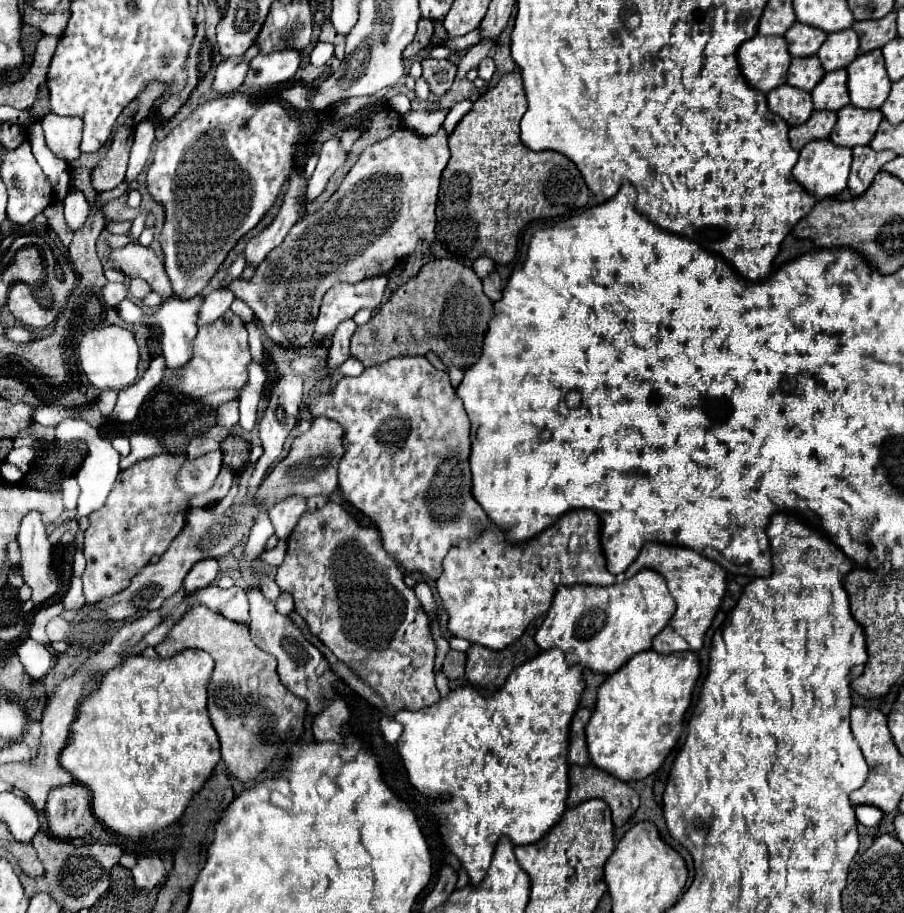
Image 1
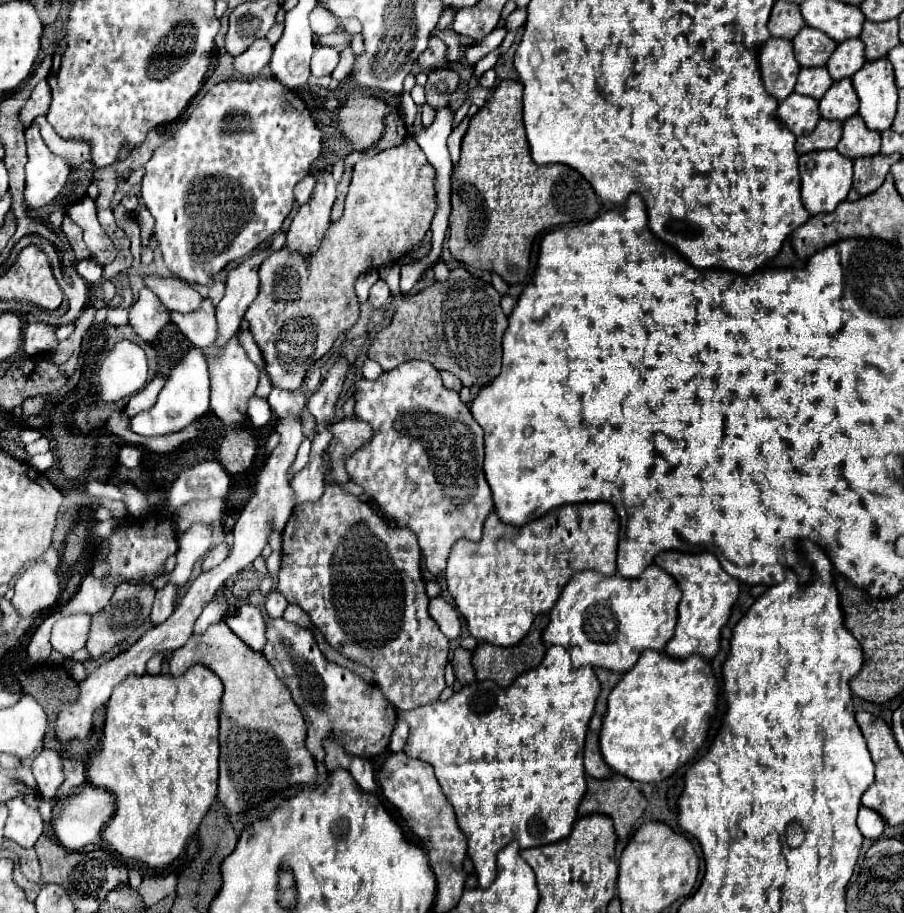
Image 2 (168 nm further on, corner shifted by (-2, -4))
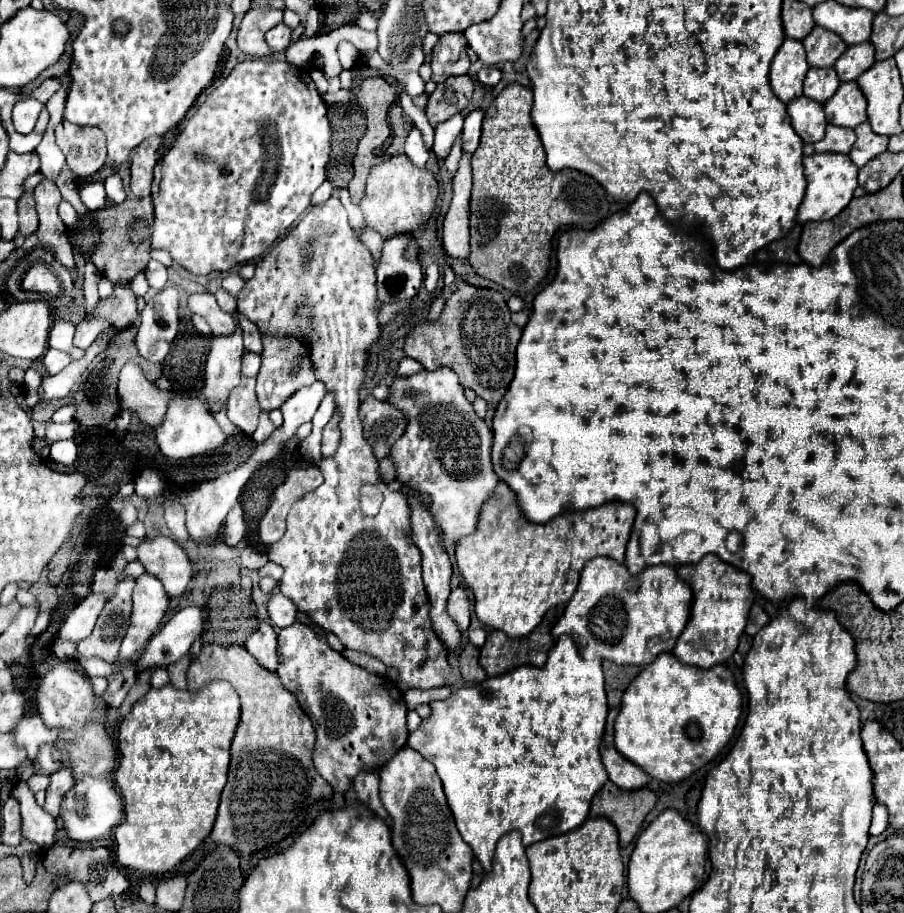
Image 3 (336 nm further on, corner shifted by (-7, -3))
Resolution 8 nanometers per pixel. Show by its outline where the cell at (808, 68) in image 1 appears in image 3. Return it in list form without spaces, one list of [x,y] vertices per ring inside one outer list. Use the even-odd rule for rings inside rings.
[[[812,67],[806,73],[804,95],[818,101],[818,103],[824,103],[826,99],[830,99],[838,87],[840,87],[840,79],[838,79],[834,67],[828,67],[828,69]]]

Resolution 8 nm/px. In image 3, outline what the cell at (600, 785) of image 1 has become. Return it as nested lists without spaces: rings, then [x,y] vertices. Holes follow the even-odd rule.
[[[606,781],[592,799],[590,815],[608,817],[620,833],[620,845],[626,847],[636,837],[642,821],[654,809],[654,805],[656,795],[650,789],[642,787],[634,791],[624,791],[612,781]]]

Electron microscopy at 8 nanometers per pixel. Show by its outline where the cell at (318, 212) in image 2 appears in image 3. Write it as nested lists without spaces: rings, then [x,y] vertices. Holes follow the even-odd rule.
[[[336,195],[308,209],[304,219],[290,229],[290,233],[256,265],[254,277],[238,295],[238,311],[254,321],[260,331],[274,335],[298,333],[308,339],[312,347],[312,363],[316,363],[316,377],[326,383],[328,391],[336,393],[336,407],[342,413],[342,443],[334,457],[322,459],[318,465],[324,475],[324,483],[292,505],[288,529],[284,537],[270,547],[268,557],[270,561],[284,567],[278,587],[284,597],[294,601],[298,611],[308,613],[310,619],[324,631],[332,631],[346,649],[368,653],[380,659],[386,667],[396,669],[396,677],[392,681],[400,689],[434,689],[446,685],[450,677],[450,663],[448,649],[432,627],[430,601],[422,583],[422,555],[412,543],[408,501],[402,491],[388,491],[386,483],[378,481],[378,461],[374,459],[372,447],[362,435],[362,425],[358,419],[358,389],[364,379],[368,349],[380,333],[376,309],[378,297],[374,259],[366,245],[354,239],[346,209]],[[368,483],[380,485],[380,491],[384,493],[382,507],[374,517],[366,517],[360,509],[360,489]]]

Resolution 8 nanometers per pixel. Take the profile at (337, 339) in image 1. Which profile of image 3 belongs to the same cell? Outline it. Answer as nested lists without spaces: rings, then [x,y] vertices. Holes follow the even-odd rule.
[[[334,411],[332,419],[322,431],[322,457],[332,457],[336,453],[336,447],[340,445],[340,413]]]

